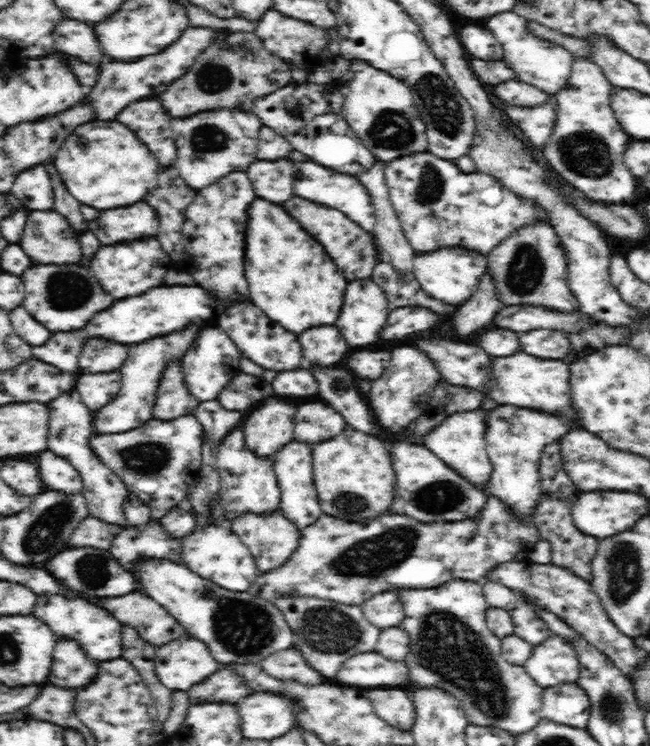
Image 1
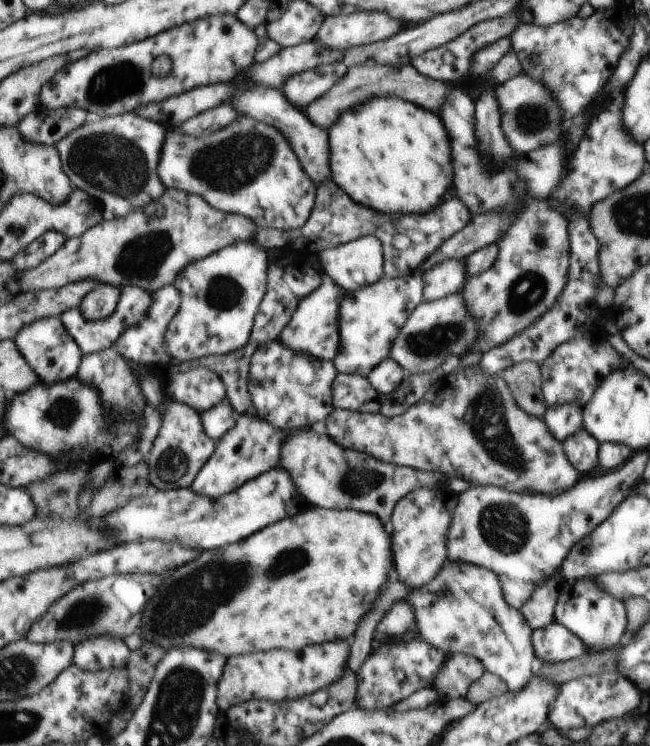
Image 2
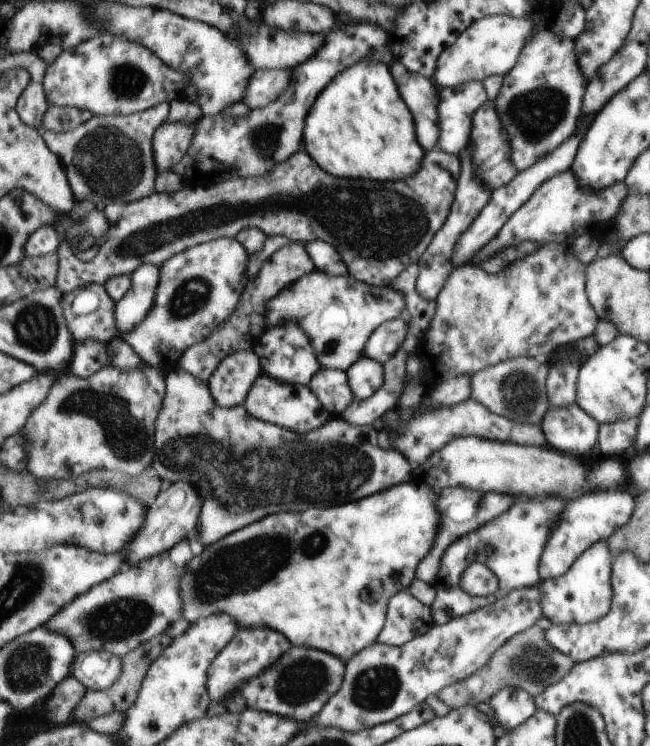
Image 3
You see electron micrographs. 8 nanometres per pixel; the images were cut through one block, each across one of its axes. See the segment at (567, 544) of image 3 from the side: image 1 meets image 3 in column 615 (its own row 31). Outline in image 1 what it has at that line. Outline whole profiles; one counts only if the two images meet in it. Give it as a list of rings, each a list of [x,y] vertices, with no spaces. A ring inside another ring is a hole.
[[[503,11],[502,14],[496,14],[487,20],[488,24],[484,28],[496,36],[496,40],[504,50],[504,62],[508,63],[518,74],[516,78],[520,82],[535,86],[551,96],[566,86],[572,74],[573,62],[576,59],[569,50],[566,50],[563,46],[558,46],[556,43],[534,36],[528,30],[527,21],[514,11]]]

